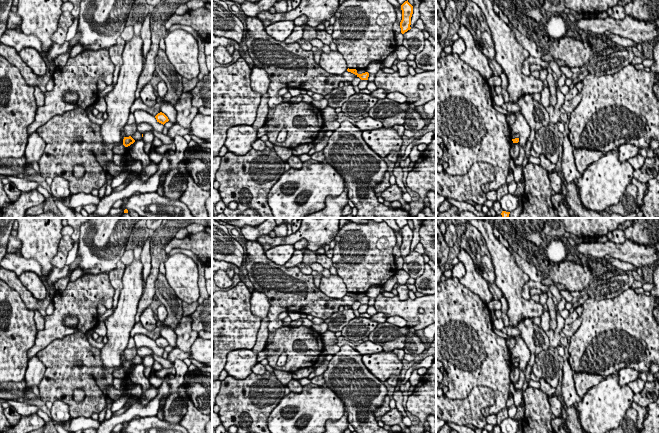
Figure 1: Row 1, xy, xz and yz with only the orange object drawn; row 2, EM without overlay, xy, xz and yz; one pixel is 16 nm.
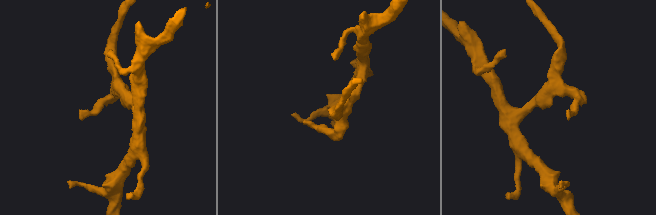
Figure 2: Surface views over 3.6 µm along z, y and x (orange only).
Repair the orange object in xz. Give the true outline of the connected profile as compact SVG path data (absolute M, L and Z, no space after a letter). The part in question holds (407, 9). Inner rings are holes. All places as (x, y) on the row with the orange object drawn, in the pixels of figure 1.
M407 1L401 5L402 20L400 22L401 33L404 34L411 29L411 17L413 14L413 6Z

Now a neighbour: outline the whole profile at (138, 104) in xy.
M138 98L134 101L133 105L131 106L130 112L134 113L136 110L144 110L149 112L151 115L156 116L158 113L161 112L160 107L167 102L161 102L161 103L156 103L152 107L148 107L143 103L141 98Z

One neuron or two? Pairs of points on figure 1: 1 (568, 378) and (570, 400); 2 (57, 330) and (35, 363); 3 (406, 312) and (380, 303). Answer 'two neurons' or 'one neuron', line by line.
1: one neuron
2: two neurons
3: one neuron

